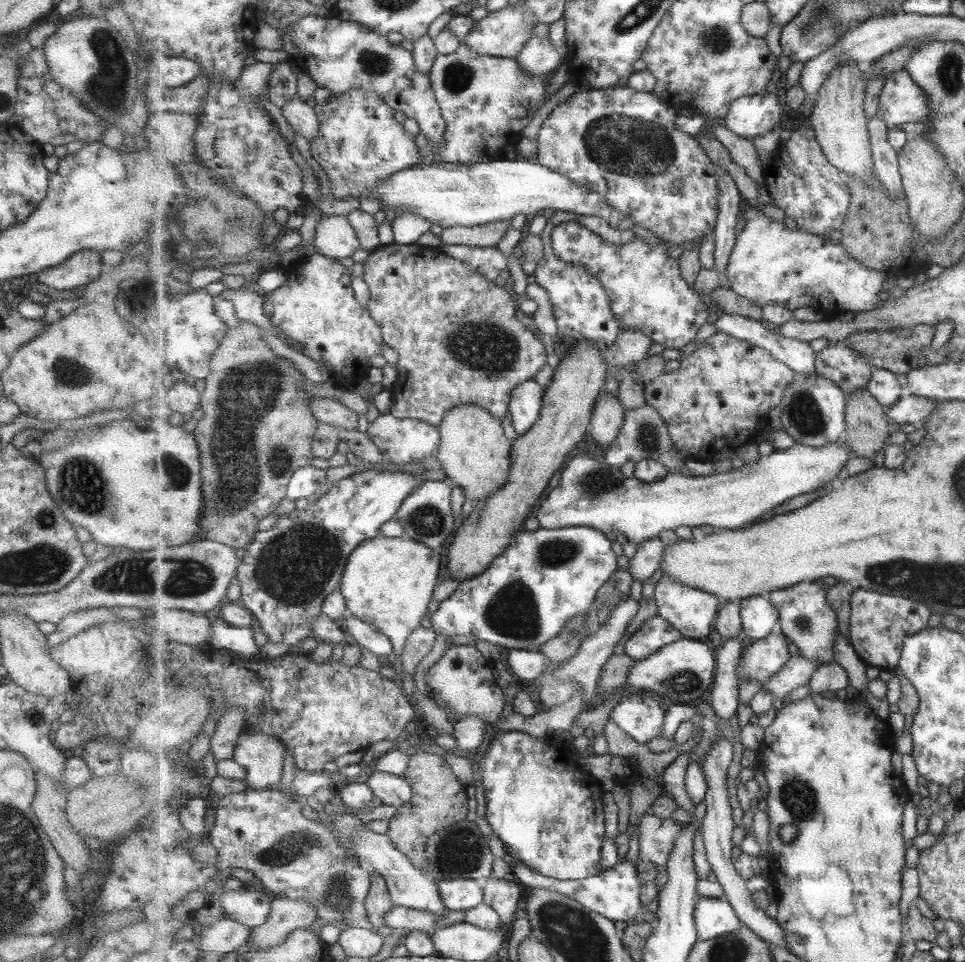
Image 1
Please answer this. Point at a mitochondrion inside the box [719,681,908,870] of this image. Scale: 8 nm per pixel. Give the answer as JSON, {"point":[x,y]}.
{"point":[797,796]}

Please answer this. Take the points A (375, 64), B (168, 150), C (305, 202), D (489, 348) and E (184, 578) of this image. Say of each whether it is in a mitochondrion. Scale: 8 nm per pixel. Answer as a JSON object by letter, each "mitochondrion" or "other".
{"A":"mitochondrion","B":"other","C":"other","D":"mitochondrion","E":"mitochondrion"}

